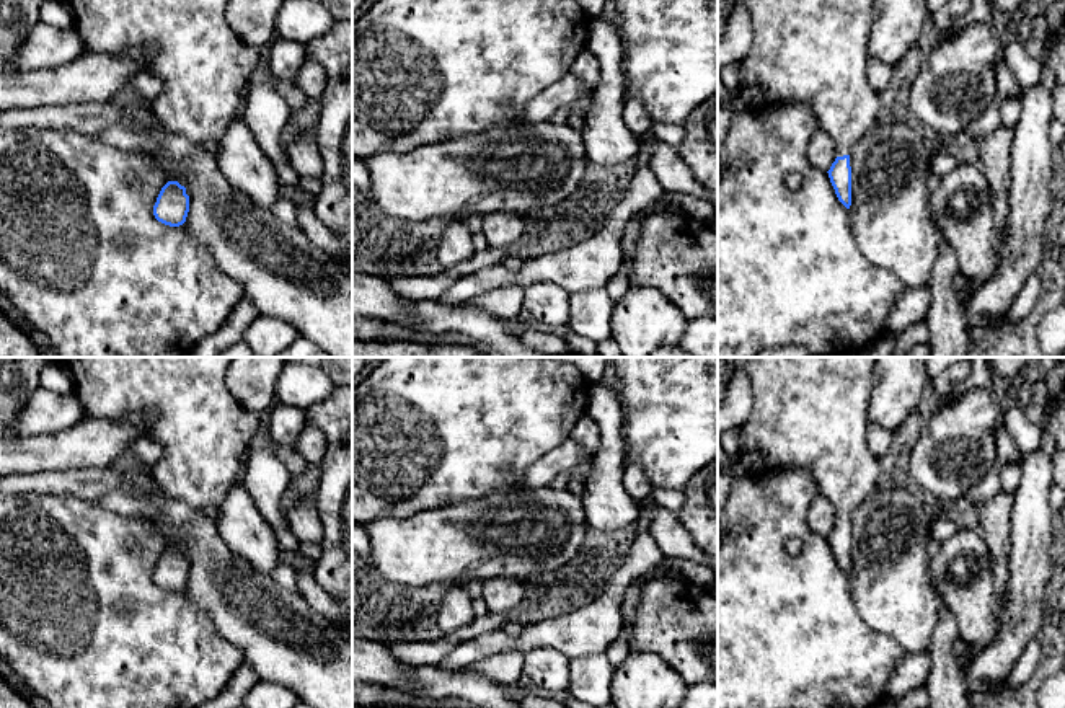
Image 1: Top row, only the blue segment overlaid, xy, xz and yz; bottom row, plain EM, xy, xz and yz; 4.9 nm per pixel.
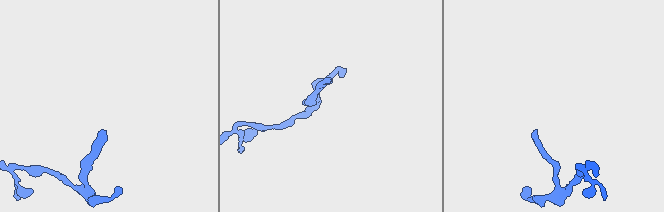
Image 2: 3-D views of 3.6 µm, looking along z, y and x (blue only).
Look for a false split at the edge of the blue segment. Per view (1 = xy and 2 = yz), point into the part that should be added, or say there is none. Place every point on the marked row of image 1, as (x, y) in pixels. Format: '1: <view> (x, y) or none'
1: none
2: yz (804, 51)

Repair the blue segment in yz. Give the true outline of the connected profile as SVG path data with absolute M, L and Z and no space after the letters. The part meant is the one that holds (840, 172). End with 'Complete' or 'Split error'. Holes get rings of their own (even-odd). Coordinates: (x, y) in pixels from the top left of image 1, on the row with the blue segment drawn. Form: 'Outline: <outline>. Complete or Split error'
Outline: M737 0L750 13L753 23L753 42L740 60L740 88L760 85L767 90L767 100L760 106L784 103L806 103L817 121L817 129L827 132L835 145L837 158L829 173L838 201L851 206L851 145L877 121L879 95L869 86L869 31L874 0Z. Split error

